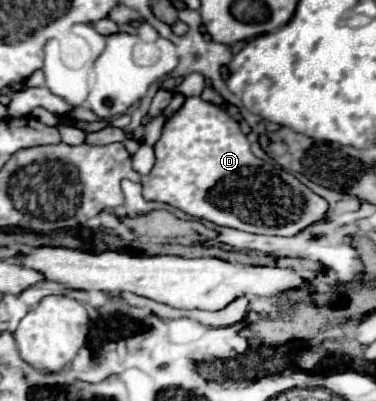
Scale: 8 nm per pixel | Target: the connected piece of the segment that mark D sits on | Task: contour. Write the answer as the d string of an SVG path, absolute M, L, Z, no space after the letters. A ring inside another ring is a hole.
M185 97L183 107L165 121L163 133L155 143L155 159L155 167L143 179L143 197L149 201L163 201L191 217L211 221L219 227L233 227L257 235L293 237L307 225L323 219L329 207L323 197L299 183L291 173L257 159L239 123L223 111L223 107L207 103L201 97Z

